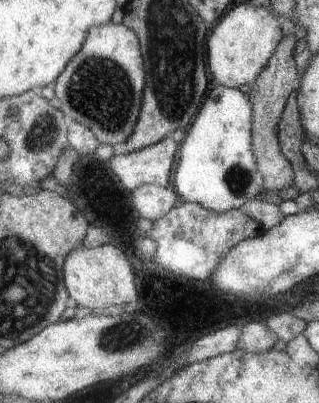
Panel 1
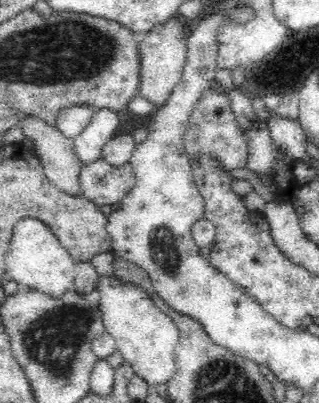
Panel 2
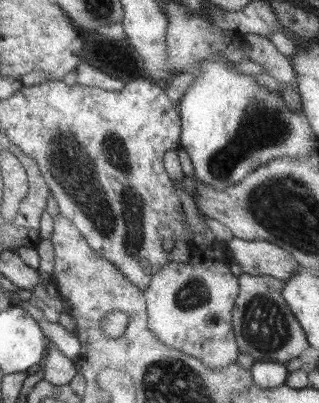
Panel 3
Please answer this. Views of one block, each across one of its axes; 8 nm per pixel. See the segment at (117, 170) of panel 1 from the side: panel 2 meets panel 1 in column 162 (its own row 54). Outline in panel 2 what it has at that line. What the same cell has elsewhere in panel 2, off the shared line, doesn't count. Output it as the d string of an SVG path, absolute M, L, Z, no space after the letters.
M176 16L164 24L156 24L152 30L140 36L140 96L144 96L154 108L162 108L168 102L186 68L188 40L184 40L186 26L180 18L182 16Z

